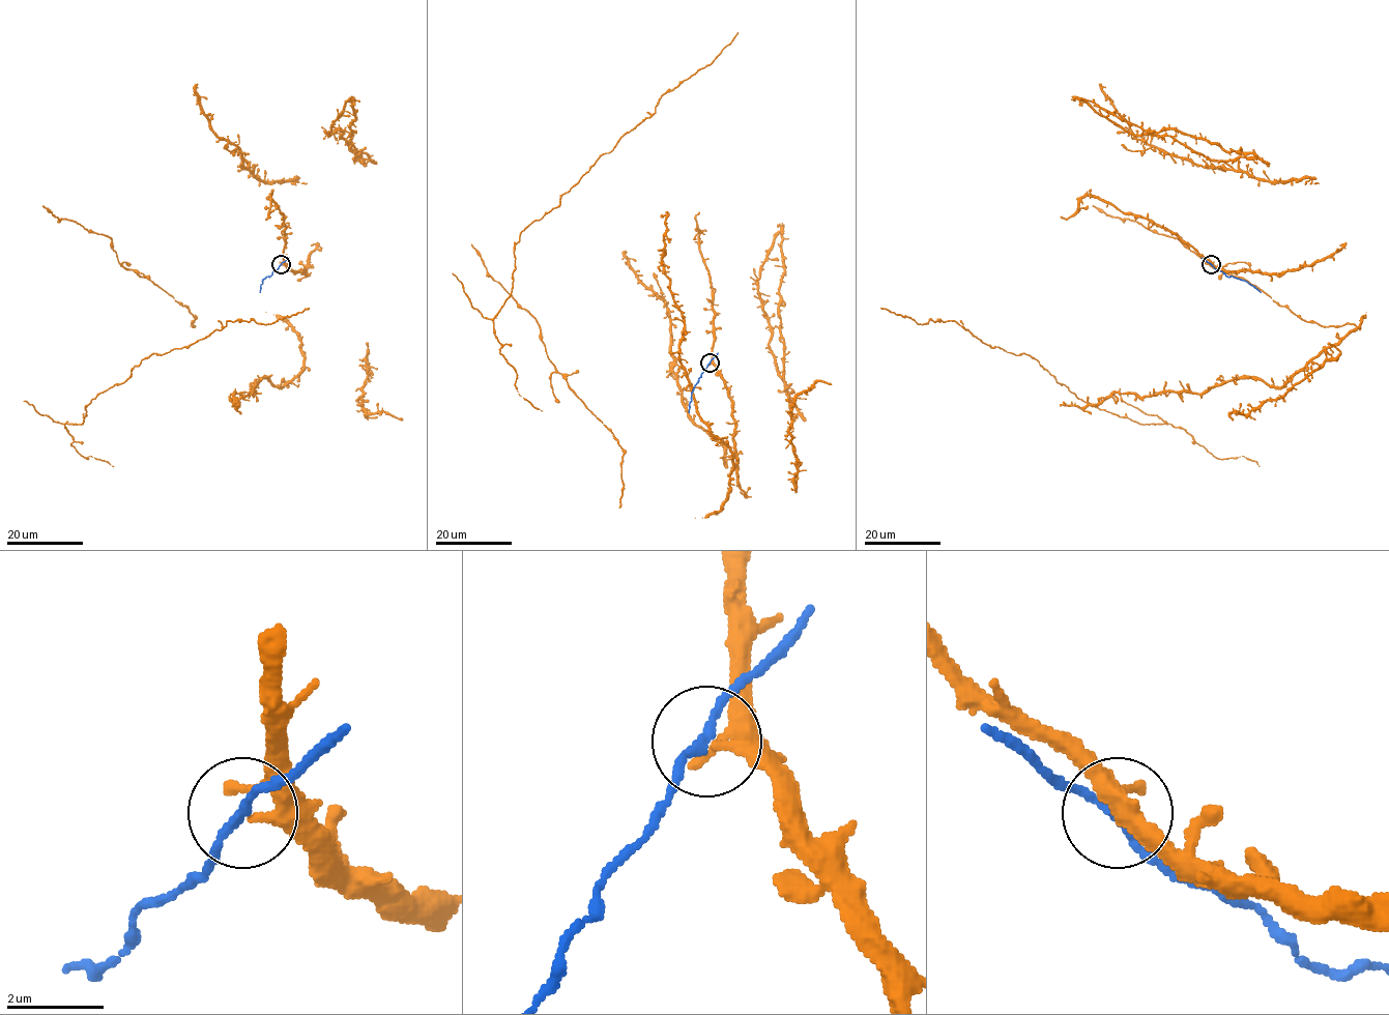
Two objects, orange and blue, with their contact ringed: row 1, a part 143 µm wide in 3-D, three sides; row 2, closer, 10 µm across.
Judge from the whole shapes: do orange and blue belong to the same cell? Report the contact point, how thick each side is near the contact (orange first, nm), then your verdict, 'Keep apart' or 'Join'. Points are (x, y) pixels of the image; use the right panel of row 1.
Place: (1211, 264). Thickness 240 nm (orange) against 170 nm. Keep apart

